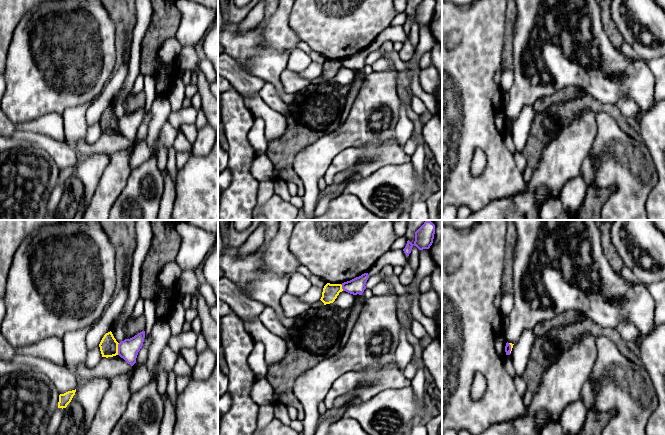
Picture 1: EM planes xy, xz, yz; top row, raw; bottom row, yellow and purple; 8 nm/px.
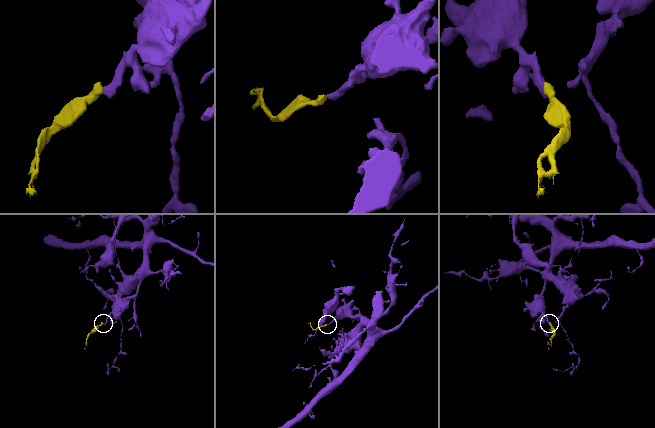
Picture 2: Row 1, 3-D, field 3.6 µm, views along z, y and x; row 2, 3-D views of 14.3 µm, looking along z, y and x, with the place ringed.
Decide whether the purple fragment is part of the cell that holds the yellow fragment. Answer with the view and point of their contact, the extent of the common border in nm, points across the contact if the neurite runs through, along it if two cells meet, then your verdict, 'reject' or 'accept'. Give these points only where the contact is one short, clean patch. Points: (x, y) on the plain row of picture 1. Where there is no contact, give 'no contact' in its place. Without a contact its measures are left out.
xy (117, 125) | 100 nm | along xy (119, 119), (117, 130) | reject

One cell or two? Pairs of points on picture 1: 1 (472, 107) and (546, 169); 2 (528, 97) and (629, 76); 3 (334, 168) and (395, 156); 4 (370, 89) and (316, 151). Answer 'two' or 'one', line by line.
1: two
2: one
3: one
4: one

